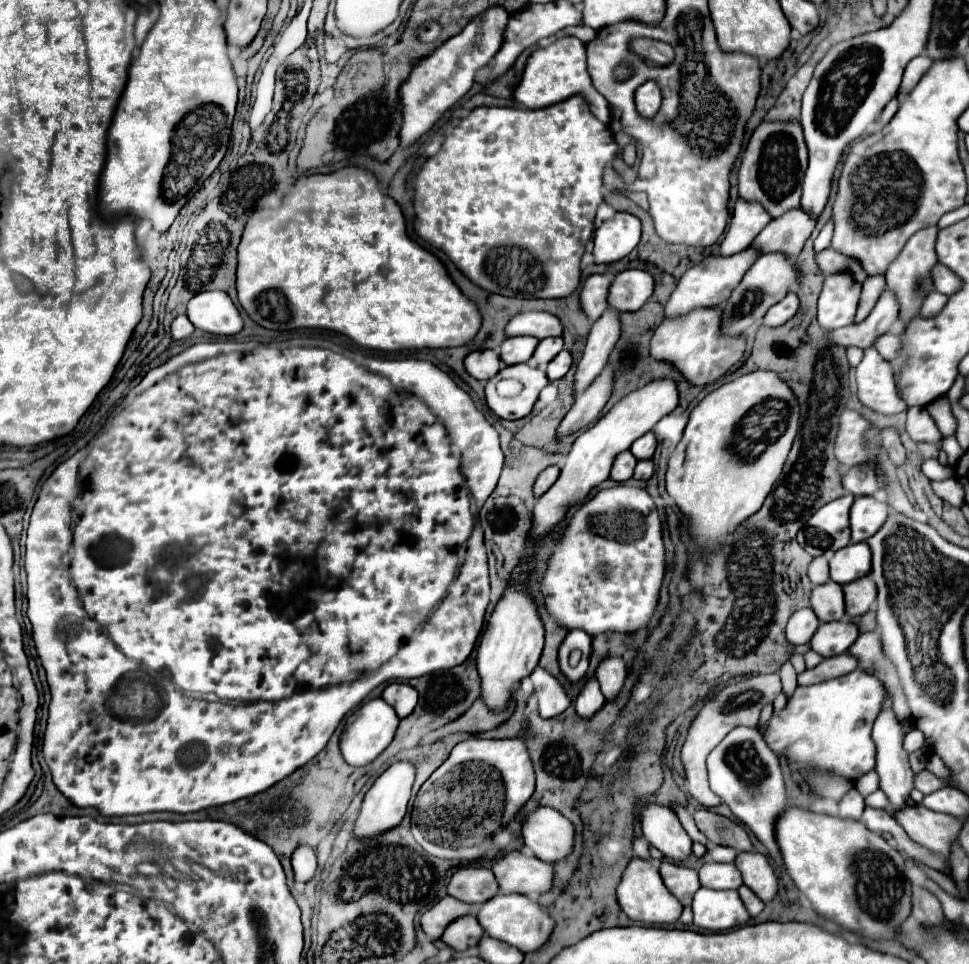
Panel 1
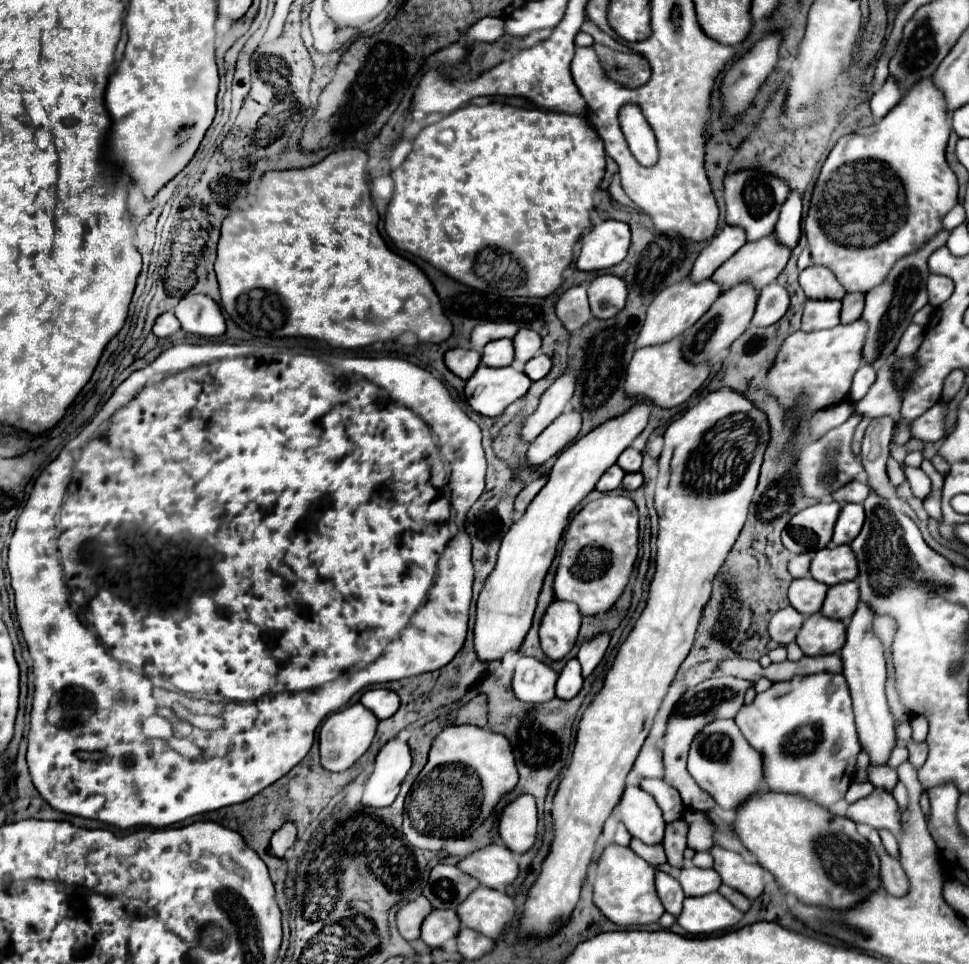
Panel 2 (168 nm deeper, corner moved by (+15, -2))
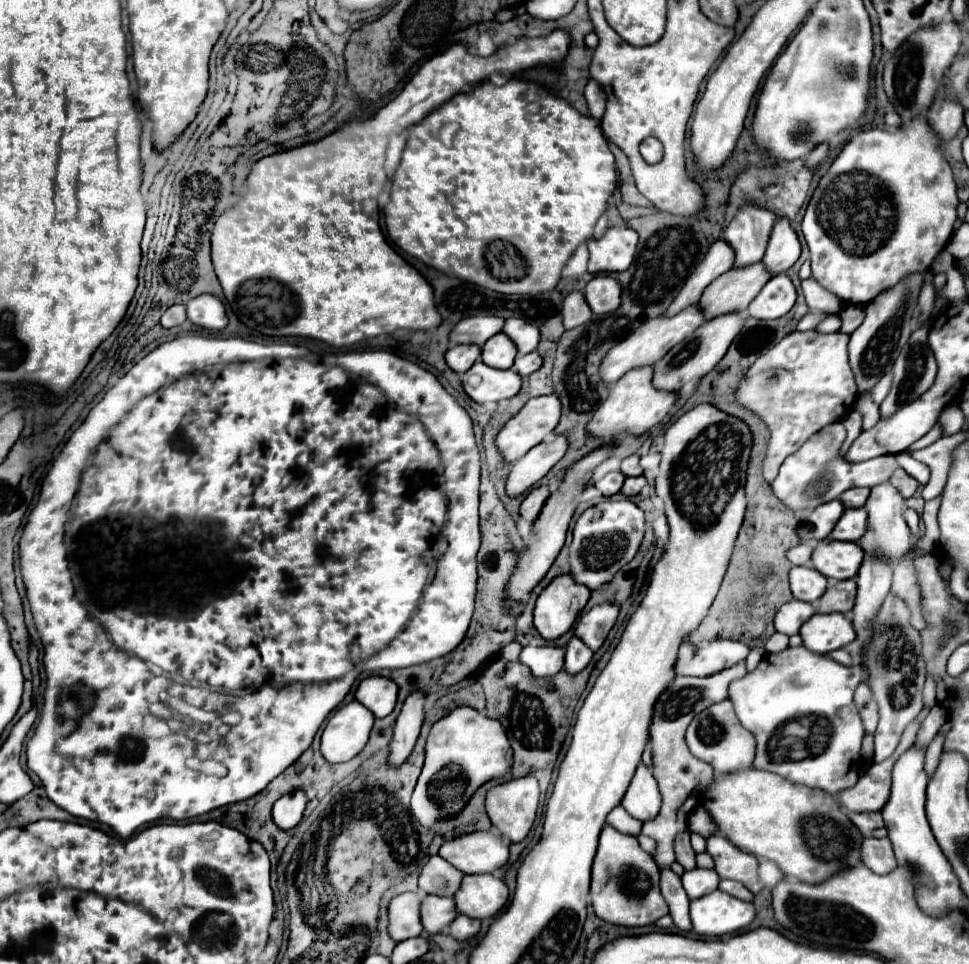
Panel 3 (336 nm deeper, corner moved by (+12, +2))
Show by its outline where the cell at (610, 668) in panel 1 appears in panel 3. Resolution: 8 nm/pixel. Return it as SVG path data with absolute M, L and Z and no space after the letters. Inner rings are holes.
M599 604L591 608L587 614L581 616L575 628L575 636L581 638L593 652L597 652L603 646L609 630L613 628L617 614L619 614L617 604Z

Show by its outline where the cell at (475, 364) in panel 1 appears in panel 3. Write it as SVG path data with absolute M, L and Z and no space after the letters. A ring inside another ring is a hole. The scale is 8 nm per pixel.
M461 344L461 346L451 346L447 350L447 354L445 354L445 360L447 360L449 368L453 368L459 374L463 374L479 360L479 356L481 356L481 348L479 346Z

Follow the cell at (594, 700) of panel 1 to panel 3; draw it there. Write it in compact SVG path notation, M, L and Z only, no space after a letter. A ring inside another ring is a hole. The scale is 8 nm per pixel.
M571 638L569 646L567 646L567 654L565 654L565 668L567 674L575 676L579 674L591 660L593 652L579 640L579 638Z

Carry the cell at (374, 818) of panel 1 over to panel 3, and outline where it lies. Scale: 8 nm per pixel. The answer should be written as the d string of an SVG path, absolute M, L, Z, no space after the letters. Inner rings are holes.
M413 692L405 700L403 710L401 710L395 730L393 730L393 740L389 744L387 764L391 768L399 768L411 756L411 750L415 748L415 742L417 742L419 730L421 730L421 722L423 722L423 704L425 704L425 696L419 692Z

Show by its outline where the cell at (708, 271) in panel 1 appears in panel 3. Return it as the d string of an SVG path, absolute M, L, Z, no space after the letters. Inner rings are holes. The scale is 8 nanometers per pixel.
M687 306L687 310L681 310L681 314L675 314L671 318L667 318L667 314L659 314L655 318L645 320L637 330L633 330L625 340L617 342L607 356L601 362L601 378L605 382L617 382L627 370L635 368L635 366L645 366L645 364L655 364L659 362L675 344L683 342L683 338L687 338L687 334L691 334L695 328L699 328L705 322L703 312L697 306Z

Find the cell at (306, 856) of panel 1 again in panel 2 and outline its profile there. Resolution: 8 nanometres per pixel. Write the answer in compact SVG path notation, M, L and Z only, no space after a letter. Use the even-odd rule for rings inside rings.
M286 822L282 828L278 828L272 836L272 850L278 858L284 856L288 848L292 848L296 842L296 826L294 822Z

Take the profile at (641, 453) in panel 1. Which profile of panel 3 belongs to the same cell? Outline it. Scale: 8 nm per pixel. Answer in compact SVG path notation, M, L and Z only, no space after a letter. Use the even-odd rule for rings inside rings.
M631 454L625 460L621 460L621 472L625 476L641 476L643 474L643 468L639 464L639 456L637 454Z

